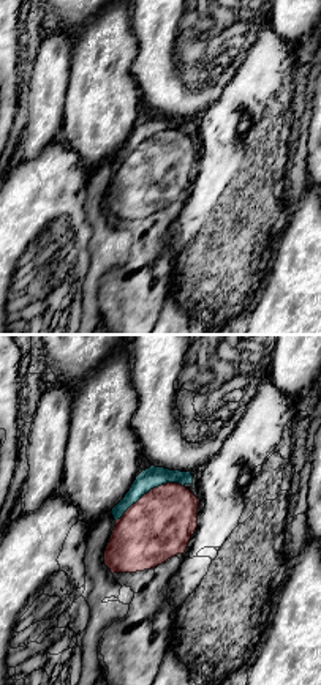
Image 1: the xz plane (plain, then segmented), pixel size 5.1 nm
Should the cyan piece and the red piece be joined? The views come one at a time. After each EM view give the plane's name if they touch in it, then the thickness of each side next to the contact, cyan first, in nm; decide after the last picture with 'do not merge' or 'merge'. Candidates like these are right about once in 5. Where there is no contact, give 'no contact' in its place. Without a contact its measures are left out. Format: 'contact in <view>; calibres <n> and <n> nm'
contact in xz; calibres 110 and 340 nm

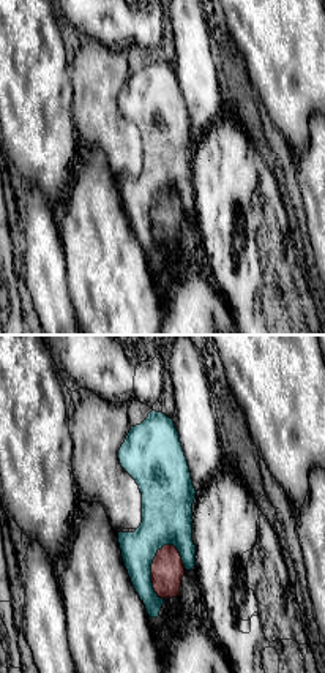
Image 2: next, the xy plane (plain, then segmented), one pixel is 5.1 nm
contact in xy; calibres 220 and 170 nm

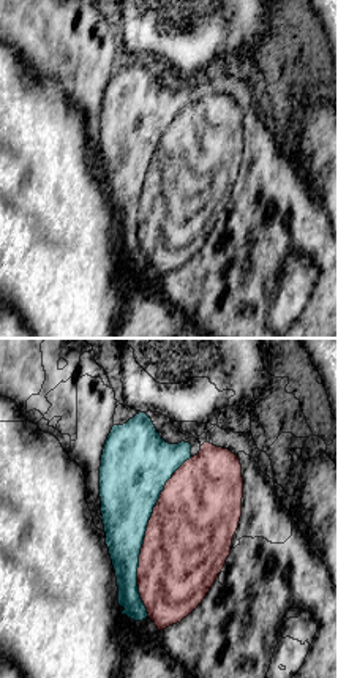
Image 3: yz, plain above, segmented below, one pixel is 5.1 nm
contact in yz; calibres 300 and 440 nm

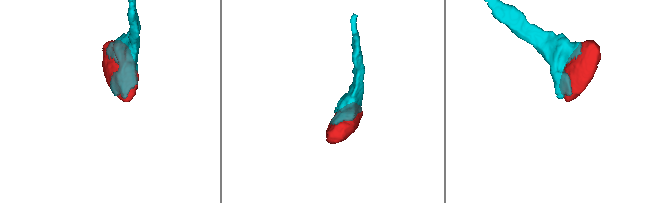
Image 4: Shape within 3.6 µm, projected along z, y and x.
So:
merge

